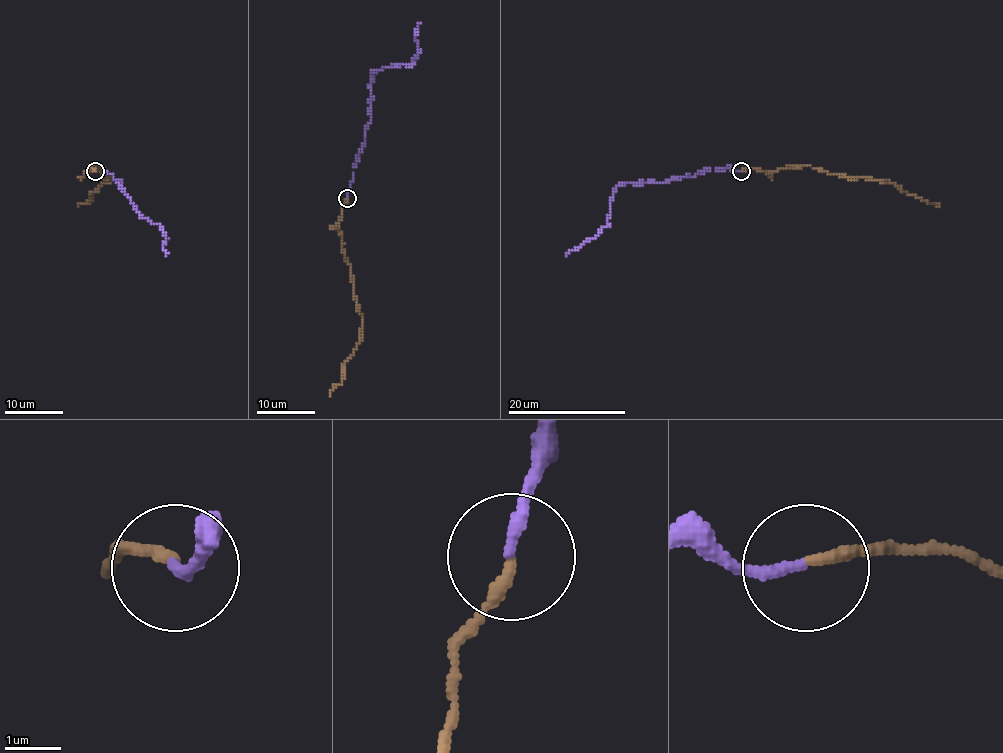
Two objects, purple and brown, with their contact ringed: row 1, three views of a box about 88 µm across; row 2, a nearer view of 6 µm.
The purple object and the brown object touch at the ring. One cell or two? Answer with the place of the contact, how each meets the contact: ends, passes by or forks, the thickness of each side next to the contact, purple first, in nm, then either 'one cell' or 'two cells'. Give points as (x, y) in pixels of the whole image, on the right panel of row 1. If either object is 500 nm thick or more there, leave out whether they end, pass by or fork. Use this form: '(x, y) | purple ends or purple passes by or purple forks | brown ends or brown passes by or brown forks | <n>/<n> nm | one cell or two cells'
(741, 171) | purple ends | brown ends | 190/200 nm | one cell

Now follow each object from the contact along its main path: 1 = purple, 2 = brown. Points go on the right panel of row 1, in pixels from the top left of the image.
1: (741, 170), (705, 169), (693, 176), (664, 182), (618, 185), (609, 208), (609, 223), (595, 238), (567, 255)
2: (741, 170), (752, 169), (769, 173), (806, 164), (850, 179), (871, 178), (893, 182), (928, 204), (938, 205)

